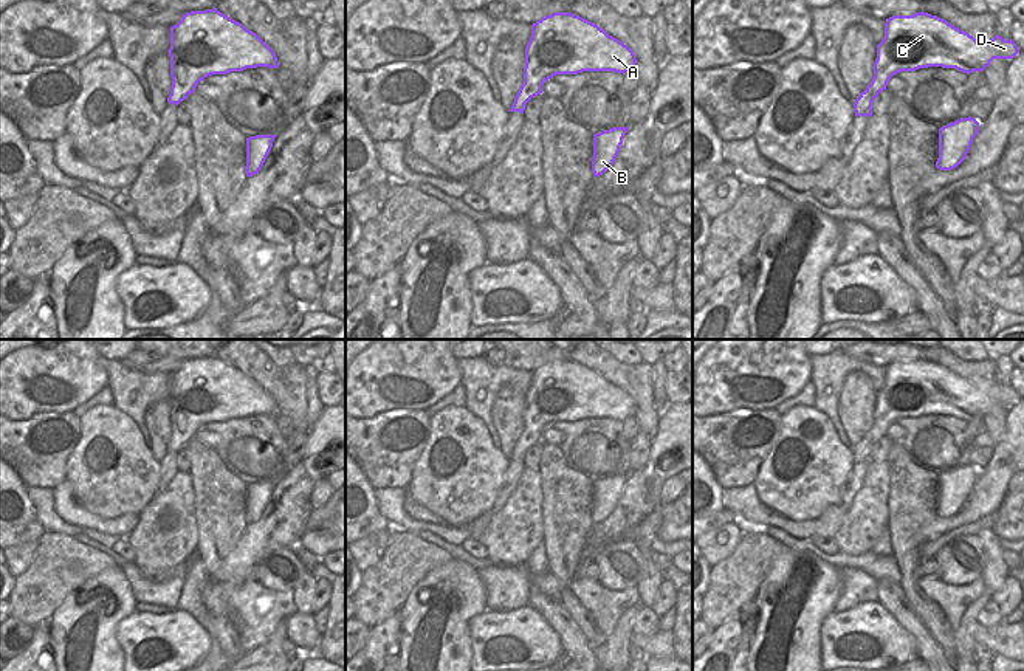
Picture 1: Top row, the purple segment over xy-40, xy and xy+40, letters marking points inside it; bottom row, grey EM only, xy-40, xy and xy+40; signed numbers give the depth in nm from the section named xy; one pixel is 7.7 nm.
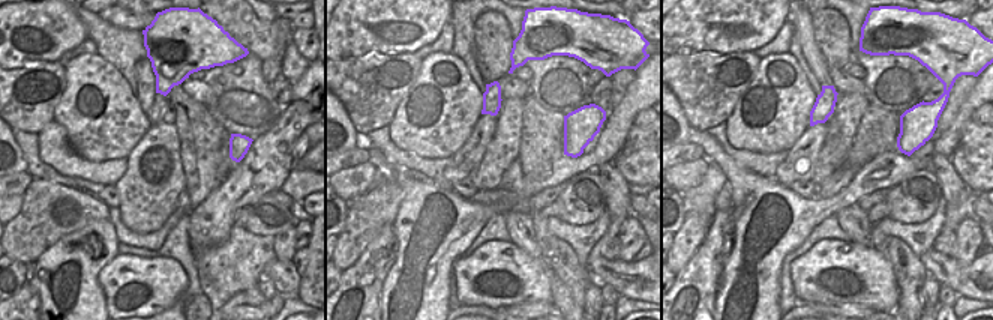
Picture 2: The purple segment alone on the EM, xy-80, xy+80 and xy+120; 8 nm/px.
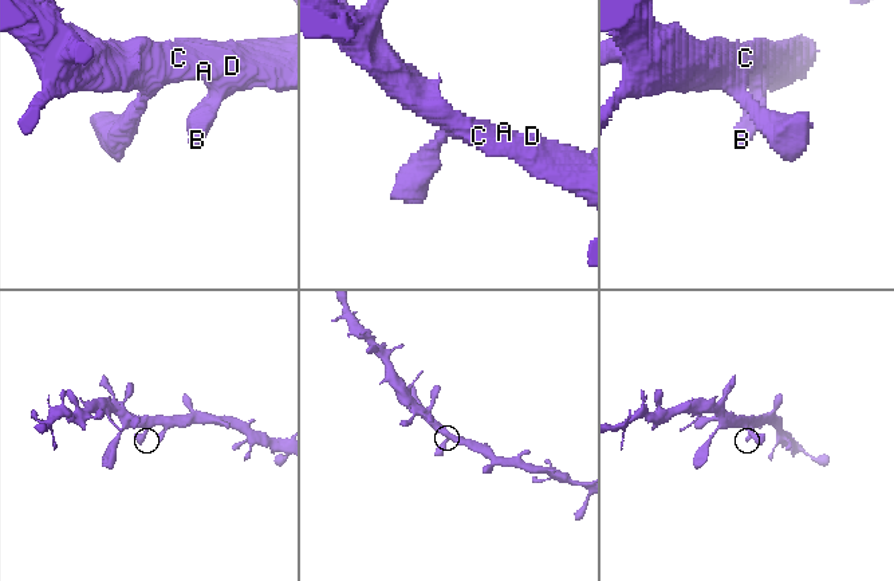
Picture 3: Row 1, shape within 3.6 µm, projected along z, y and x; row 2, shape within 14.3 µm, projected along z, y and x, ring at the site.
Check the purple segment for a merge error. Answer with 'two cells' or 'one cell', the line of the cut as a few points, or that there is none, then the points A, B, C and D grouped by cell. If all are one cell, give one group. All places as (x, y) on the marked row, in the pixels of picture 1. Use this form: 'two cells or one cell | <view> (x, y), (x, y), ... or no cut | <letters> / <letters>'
one cell | no cut | A B C D

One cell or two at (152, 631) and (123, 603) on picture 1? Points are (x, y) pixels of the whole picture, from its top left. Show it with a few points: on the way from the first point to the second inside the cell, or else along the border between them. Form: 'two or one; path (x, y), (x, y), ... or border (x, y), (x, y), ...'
two; border (135, 611), (116, 628), (116, 642), (123, 648)

